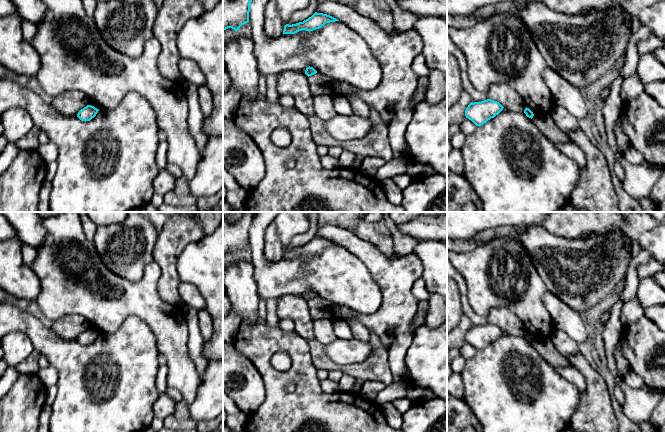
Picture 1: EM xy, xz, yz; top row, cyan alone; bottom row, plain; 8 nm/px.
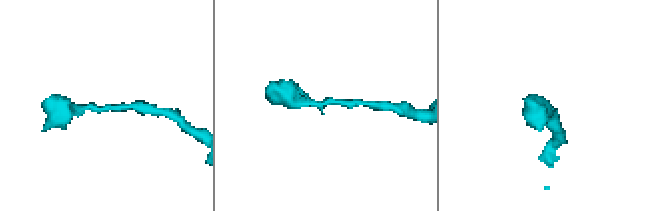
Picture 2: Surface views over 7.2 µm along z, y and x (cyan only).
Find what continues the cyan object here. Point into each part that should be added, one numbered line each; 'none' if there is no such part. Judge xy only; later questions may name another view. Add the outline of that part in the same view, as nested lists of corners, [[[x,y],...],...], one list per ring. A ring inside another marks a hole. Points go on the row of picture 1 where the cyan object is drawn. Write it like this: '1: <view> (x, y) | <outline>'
none

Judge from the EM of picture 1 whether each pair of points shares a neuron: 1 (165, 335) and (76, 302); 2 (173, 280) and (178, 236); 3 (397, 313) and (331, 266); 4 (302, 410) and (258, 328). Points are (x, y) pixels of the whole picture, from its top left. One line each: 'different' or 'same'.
1: same
2: same
3: different
4: same

